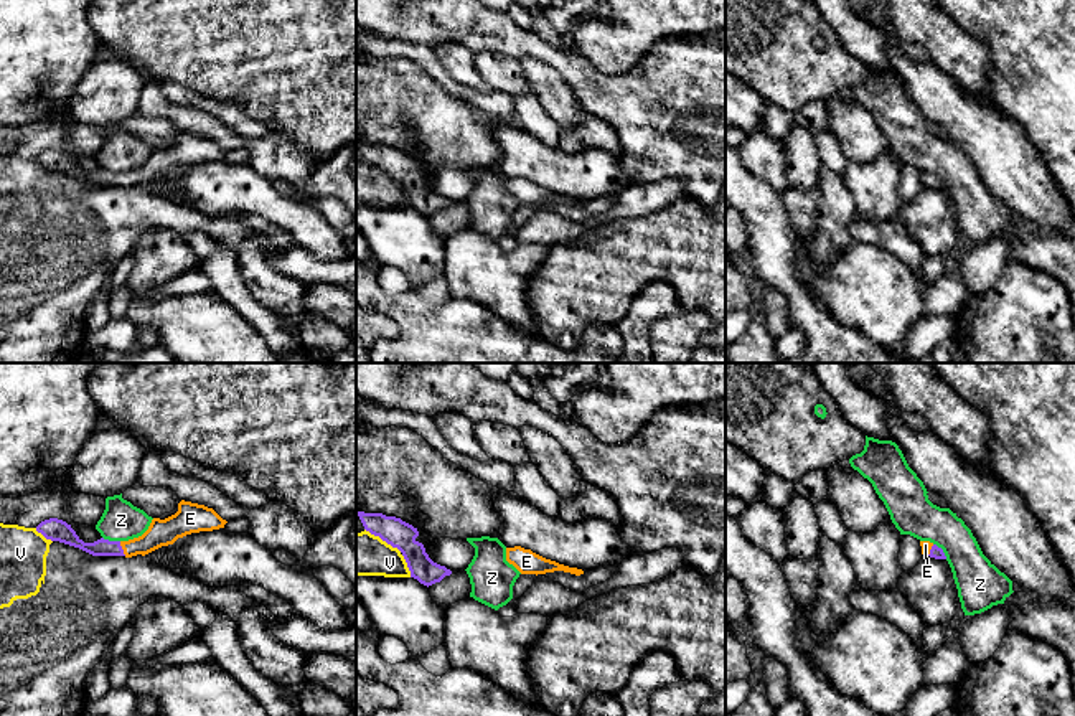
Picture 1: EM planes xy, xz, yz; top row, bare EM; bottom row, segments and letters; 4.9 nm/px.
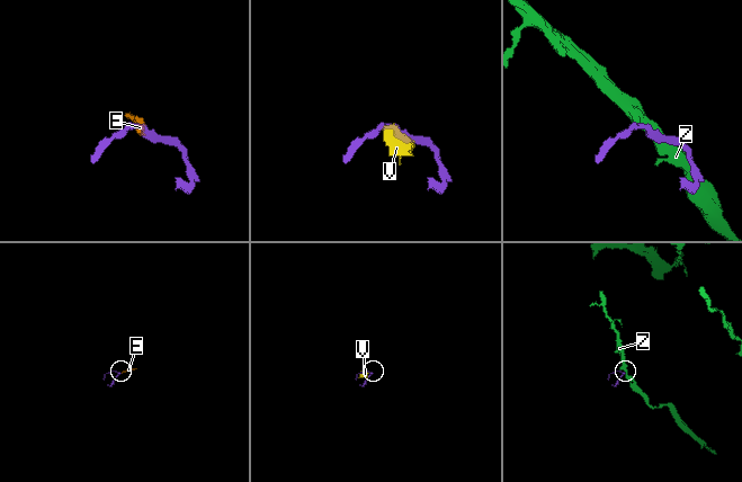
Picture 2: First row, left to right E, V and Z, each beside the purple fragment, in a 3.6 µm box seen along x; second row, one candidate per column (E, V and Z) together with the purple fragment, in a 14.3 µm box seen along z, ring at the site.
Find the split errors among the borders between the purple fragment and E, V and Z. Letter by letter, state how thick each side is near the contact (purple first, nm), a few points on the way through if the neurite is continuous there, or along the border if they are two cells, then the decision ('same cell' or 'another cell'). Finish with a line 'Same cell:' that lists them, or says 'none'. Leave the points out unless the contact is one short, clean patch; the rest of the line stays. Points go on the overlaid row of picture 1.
E: calibres 80 and 130 nm; way xy (103, 546), (121, 548), (144, 545), (165, 532); same cell
V: calibres 140 and 200 nm; border xz (401, 555), (411, 576); another cell
Z: calibres 60 and 220 nm; another cell
Same cell: E

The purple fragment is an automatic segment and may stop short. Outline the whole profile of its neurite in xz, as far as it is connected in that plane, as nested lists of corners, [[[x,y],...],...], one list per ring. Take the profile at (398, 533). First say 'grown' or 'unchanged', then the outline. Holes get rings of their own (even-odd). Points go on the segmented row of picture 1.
unchanged; [[[356,510],[356,515],[366,531],[379,536],[383,541],[402,553],[411,571],[411,577],[417,579],[420,584],[429,587],[452,574],[450,569],[429,558],[424,544],[415,539],[419,531],[412,525],[383,513],[364,513]]]

